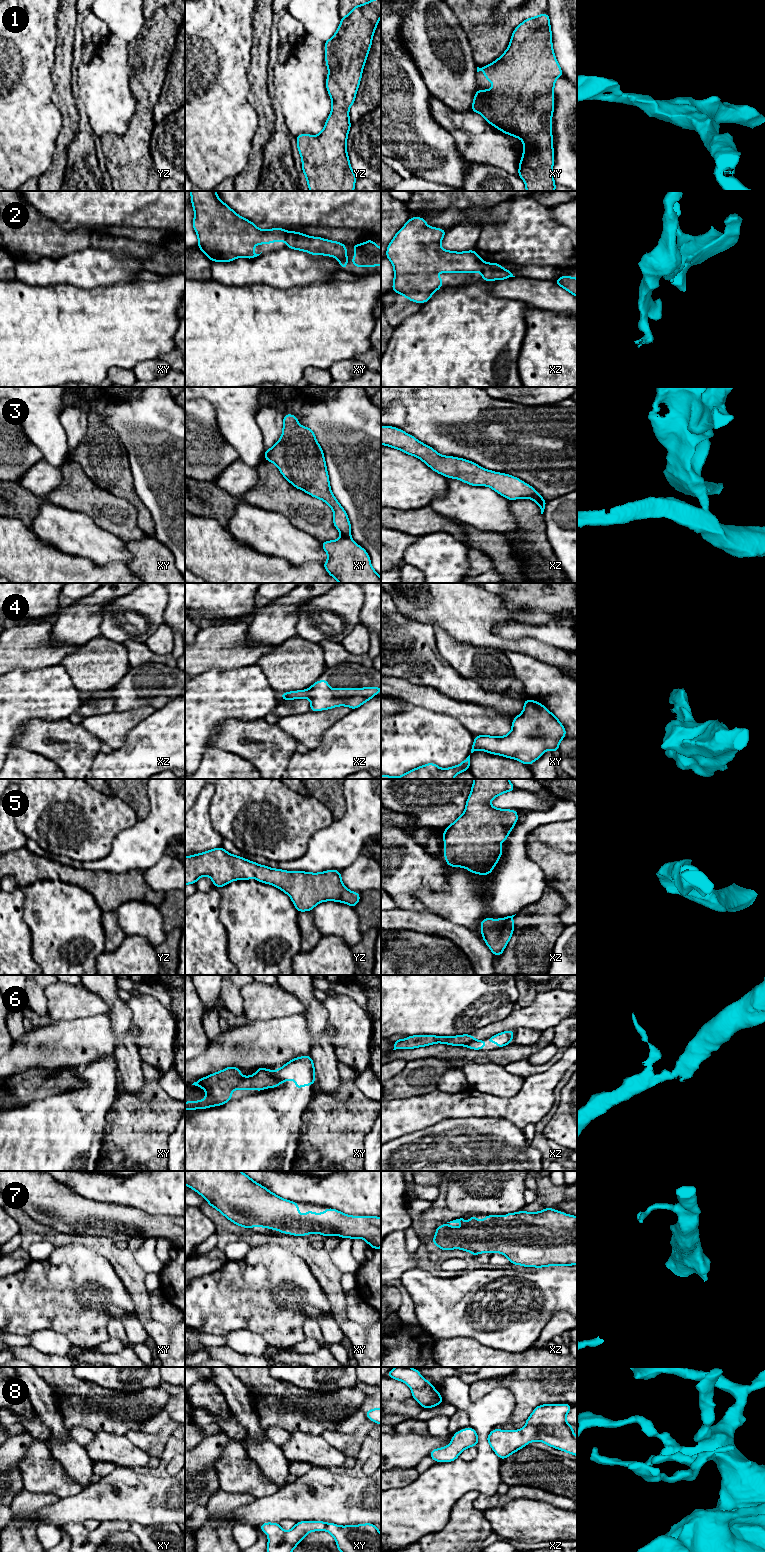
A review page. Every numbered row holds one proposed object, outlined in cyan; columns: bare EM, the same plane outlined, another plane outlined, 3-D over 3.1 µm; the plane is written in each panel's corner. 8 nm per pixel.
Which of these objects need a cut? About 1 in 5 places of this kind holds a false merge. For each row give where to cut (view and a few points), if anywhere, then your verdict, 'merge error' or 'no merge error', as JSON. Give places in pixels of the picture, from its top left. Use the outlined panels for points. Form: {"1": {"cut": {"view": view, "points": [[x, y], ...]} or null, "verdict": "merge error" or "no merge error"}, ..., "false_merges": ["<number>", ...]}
{"1": {"cut": null, "verdict": "no merge error"}, "2": {"cut": {"view": "xy", "points": [[288, 232], [285, 240]]}, "verdict": "merge error"}, "3": {"cut": {"view": "xy", "points": [[342, 534], [349, 537]]}, "verdict": "merge error"}, "4": {"cut": null, "verdict": "no merge error"}, "5": {"cut": null, "verdict": "no merge error"}, "6": {"cut": {"view": "xy", "points": [[274, 1074], [280, 1082]]}, "verdict": "merge error"}, "7": {"cut": null, "verdict": "no merge error"}, "8": {"cut": null, "verdict": "no merge error"}, "false_merges": ["2", "3", "6"]}

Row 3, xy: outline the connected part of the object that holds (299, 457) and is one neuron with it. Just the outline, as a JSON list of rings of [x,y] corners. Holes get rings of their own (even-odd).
[[[287,414],[283,417],[283,432],[279,441],[271,448],[265,450],[265,460],[274,463],[281,474],[284,476],[286,480],[288,480],[294,487],[305,491],[309,495],[321,499],[326,502],[333,510],[333,524],[338,529],[338,531],[347,537],[351,535],[351,525],[348,519],[346,511],[339,504],[337,499],[332,494],[330,484],[329,484],[329,476],[327,473],[324,453],[316,440],[316,437],[313,433],[313,430],[304,427],[298,424],[298,417],[295,417],[293,414]]]

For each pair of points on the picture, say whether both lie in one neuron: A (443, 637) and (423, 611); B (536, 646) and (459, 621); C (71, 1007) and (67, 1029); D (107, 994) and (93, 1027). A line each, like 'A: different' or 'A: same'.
A: different
B: same
C: different
D: different

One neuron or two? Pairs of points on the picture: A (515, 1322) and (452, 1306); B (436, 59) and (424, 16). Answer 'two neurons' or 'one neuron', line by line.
A: one neuron
B: one neuron

